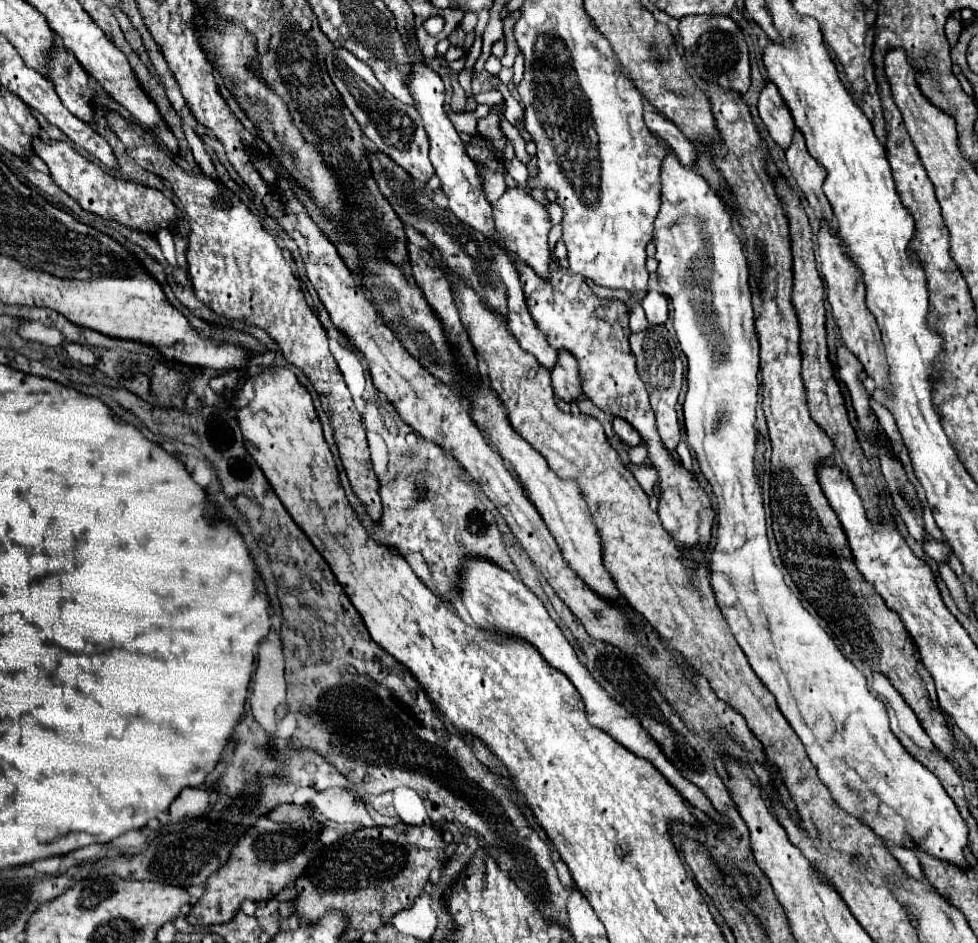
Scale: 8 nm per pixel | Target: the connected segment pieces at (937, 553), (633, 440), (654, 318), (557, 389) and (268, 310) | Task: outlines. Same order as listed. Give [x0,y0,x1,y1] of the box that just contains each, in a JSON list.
[[923,534,949,562],[613,418,641,446],[643,290,669,324],[551,350,581,402],[105,112,383,518]]

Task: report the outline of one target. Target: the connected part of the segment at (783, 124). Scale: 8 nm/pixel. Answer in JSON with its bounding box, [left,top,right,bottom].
[757,84,795,148]

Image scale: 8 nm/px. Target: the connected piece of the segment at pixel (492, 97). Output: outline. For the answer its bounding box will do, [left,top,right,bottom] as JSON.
[475,90,503,106]

